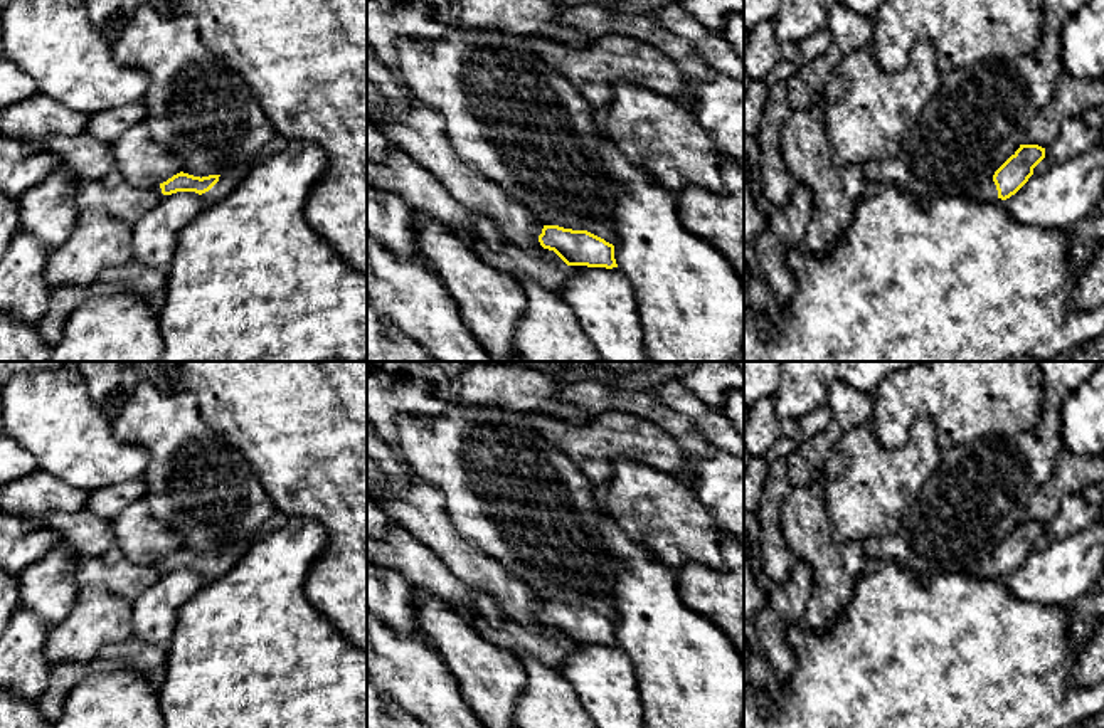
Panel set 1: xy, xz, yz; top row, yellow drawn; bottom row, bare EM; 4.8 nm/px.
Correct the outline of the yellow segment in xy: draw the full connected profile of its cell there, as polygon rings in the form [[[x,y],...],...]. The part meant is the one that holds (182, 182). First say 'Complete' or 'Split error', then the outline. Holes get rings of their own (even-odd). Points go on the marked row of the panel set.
Split error. [[[239,168],[229,175],[209,175],[202,178],[180,171],[160,183],[157,190],[163,195],[195,192],[204,198],[205,205],[212,205],[232,192],[249,170],[251,168]]]

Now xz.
Split error. [[[589,222],[586,230],[544,225],[539,242],[554,251],[567,266],[618,267],[614,259],[616,234],[613,229]]]

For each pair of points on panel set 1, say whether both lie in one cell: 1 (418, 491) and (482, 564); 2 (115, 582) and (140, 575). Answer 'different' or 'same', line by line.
1: same
2: same

